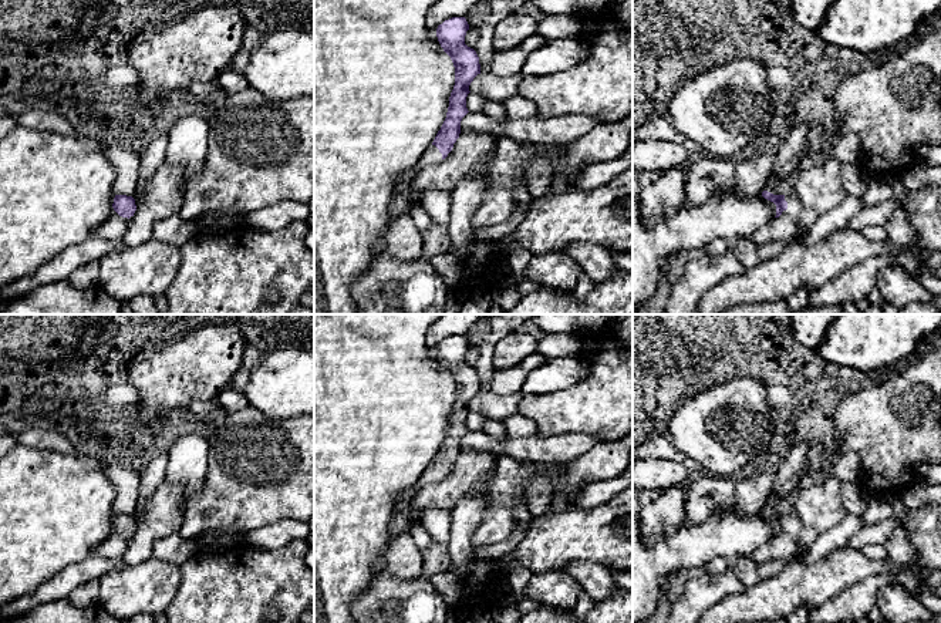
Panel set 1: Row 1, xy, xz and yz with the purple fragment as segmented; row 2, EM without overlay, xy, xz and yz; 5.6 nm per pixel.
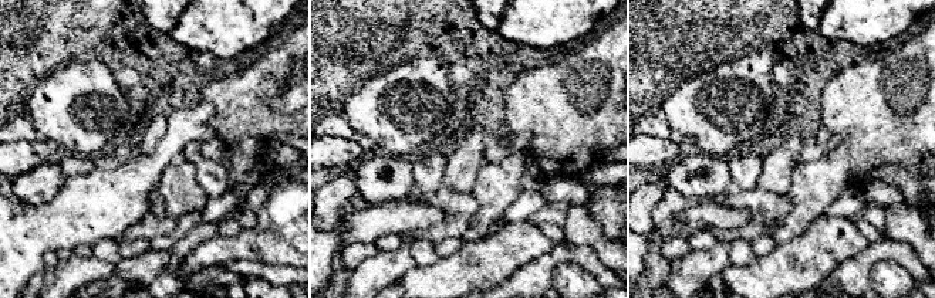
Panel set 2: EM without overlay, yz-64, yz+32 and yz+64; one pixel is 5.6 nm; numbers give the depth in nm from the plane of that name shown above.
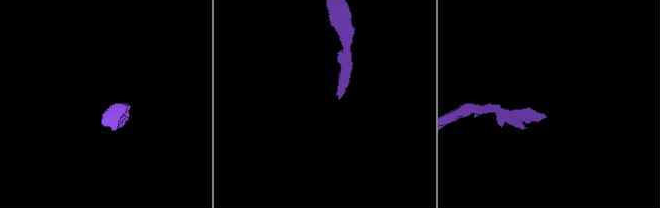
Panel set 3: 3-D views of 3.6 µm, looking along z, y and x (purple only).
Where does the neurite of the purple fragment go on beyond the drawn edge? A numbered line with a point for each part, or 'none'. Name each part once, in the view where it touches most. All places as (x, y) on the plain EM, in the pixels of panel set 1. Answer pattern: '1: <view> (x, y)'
1: yz (786, 546)

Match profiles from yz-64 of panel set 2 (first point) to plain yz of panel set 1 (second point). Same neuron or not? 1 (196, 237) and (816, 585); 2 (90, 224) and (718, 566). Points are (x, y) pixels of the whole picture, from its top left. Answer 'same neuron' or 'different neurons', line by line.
1: different neurons
2: different neurons

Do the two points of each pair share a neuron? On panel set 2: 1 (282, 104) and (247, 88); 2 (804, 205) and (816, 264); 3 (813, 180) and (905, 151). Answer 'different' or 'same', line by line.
1: different
2: different
3: same

